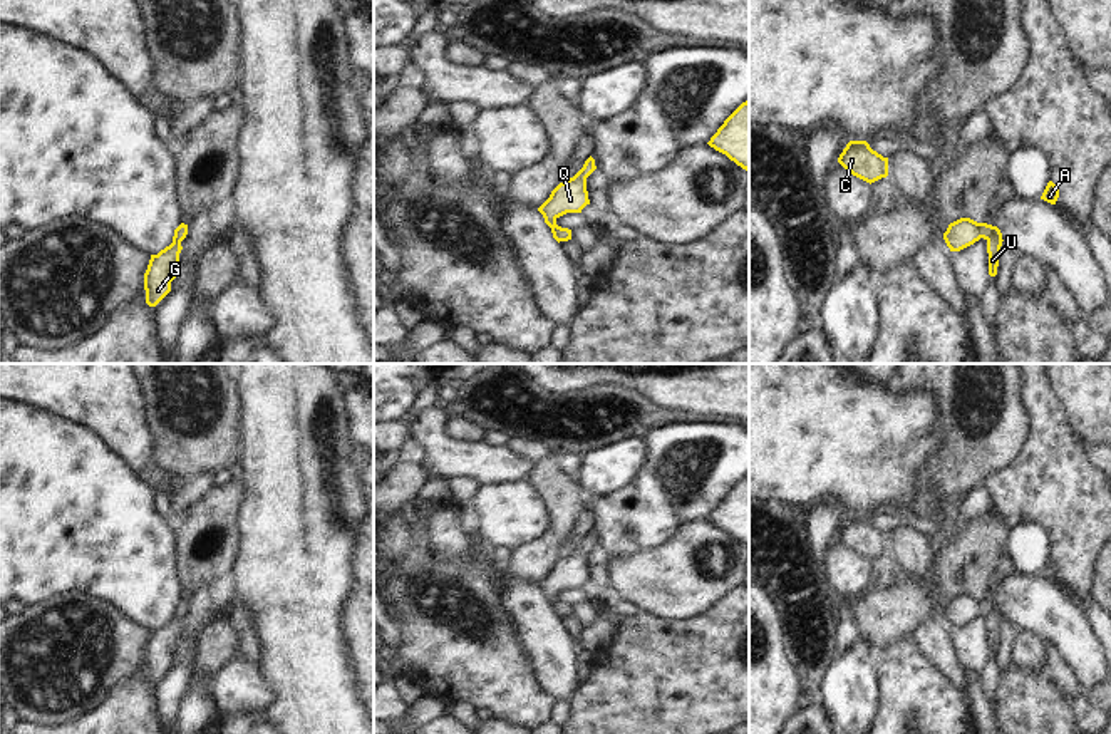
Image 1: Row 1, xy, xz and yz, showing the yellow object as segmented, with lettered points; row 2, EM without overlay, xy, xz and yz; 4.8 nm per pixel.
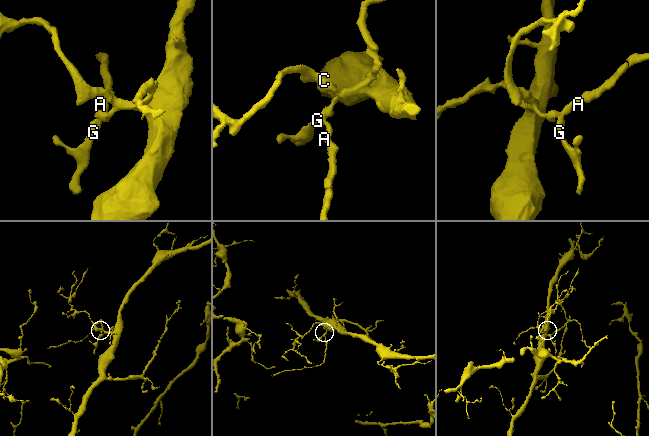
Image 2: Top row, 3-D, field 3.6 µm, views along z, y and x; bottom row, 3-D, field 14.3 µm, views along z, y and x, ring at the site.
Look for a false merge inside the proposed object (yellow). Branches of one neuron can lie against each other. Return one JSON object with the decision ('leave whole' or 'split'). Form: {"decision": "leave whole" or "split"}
{"decision": "split"}

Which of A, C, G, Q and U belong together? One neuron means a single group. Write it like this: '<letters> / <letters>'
A G U / C Q

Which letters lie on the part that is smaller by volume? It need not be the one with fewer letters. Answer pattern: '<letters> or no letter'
A, G, U

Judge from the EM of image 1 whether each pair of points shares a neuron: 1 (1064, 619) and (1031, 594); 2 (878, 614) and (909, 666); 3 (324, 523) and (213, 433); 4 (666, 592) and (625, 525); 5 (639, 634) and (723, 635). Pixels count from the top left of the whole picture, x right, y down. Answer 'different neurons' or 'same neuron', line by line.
1: same neuron
2: different neurons
3: different neurons
4: different neurons
5: same neuron

